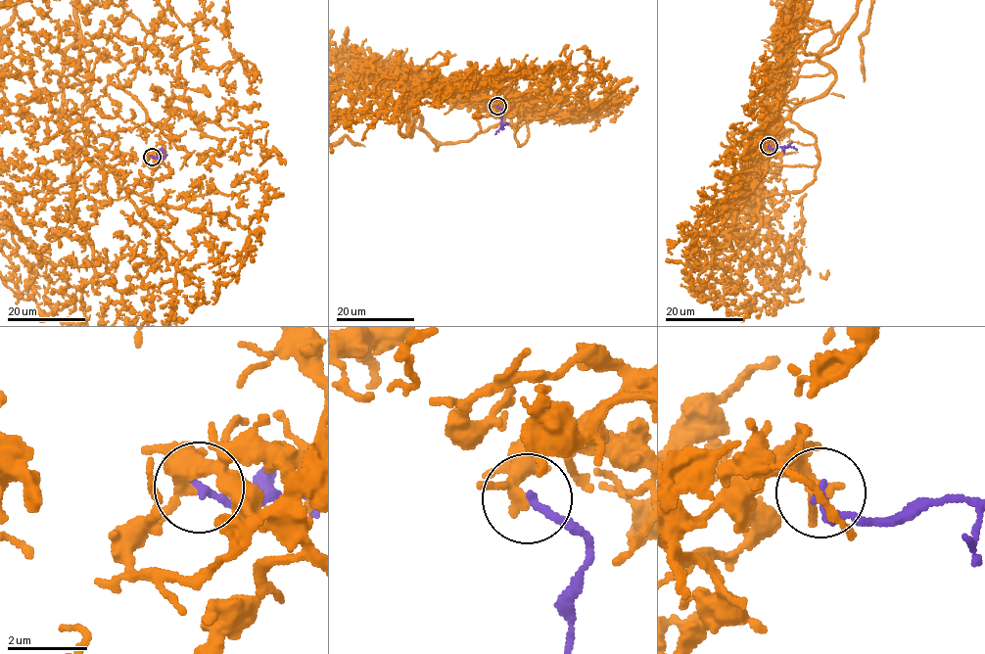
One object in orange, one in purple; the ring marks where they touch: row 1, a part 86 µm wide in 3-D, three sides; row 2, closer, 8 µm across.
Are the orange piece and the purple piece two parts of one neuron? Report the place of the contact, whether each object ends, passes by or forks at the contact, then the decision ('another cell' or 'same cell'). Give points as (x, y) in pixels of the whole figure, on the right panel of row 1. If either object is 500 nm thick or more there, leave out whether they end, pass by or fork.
at (769, 146); orange passes by; purple ends there; another cell

